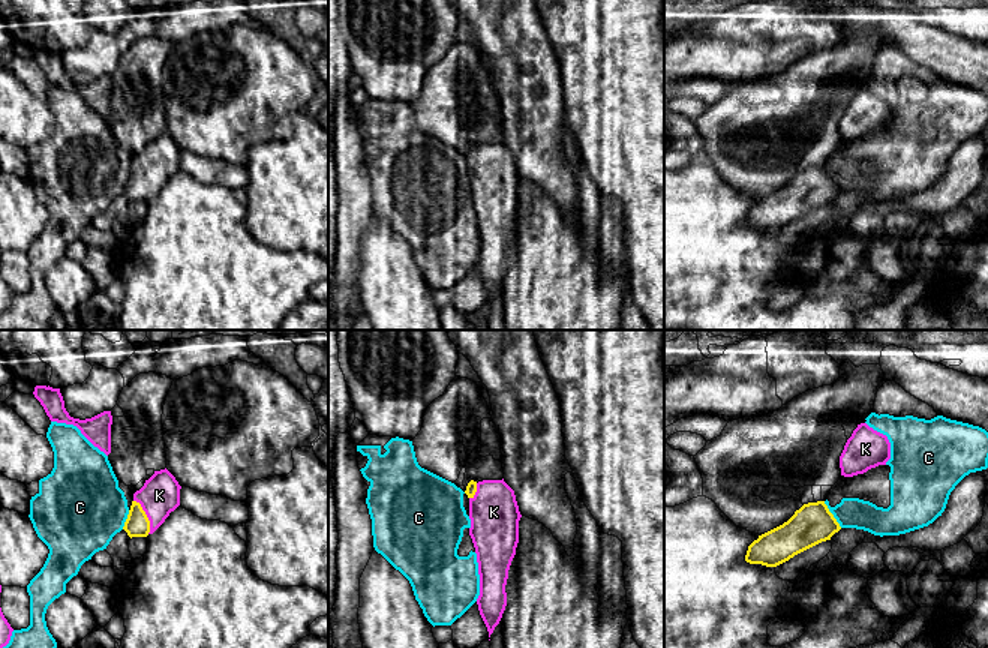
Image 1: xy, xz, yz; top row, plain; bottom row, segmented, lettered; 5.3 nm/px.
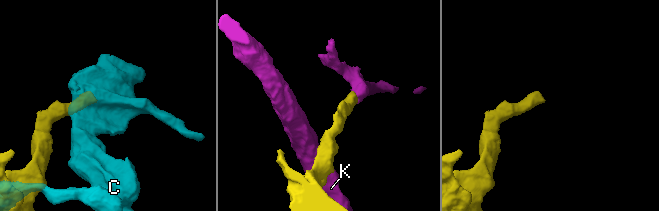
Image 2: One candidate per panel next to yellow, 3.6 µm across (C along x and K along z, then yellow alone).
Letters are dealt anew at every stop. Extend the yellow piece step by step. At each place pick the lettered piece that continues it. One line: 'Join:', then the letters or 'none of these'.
Join: K

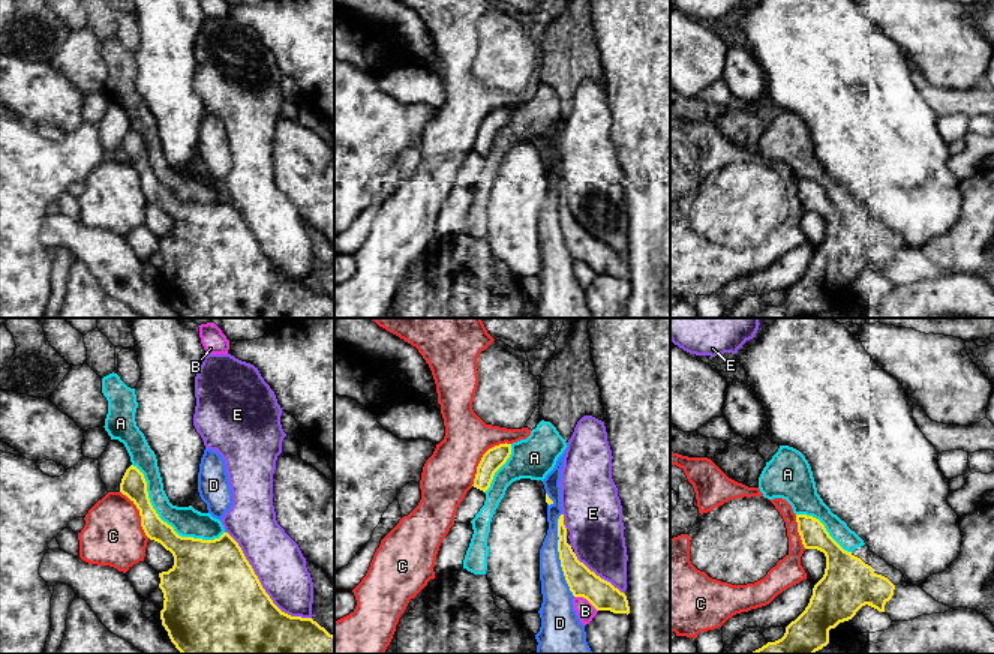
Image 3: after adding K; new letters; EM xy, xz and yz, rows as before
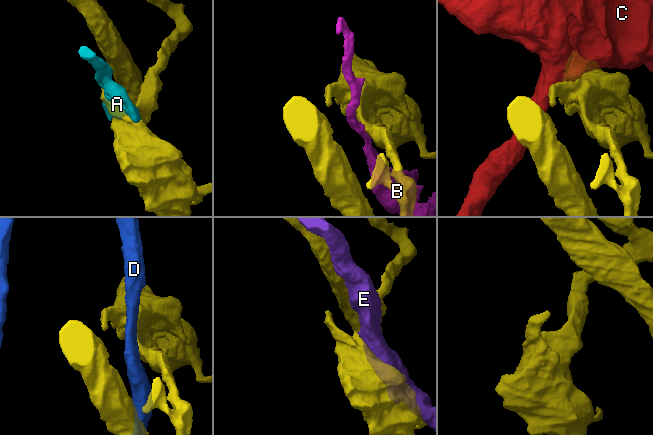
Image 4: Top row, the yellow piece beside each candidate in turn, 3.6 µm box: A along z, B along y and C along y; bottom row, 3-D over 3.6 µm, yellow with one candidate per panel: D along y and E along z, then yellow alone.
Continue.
Join: none of these

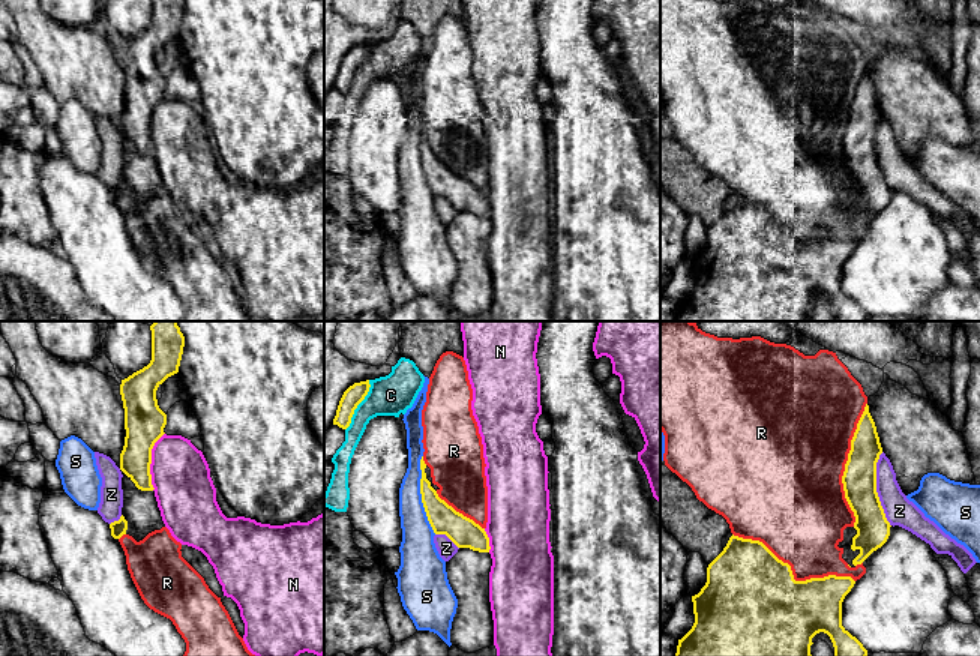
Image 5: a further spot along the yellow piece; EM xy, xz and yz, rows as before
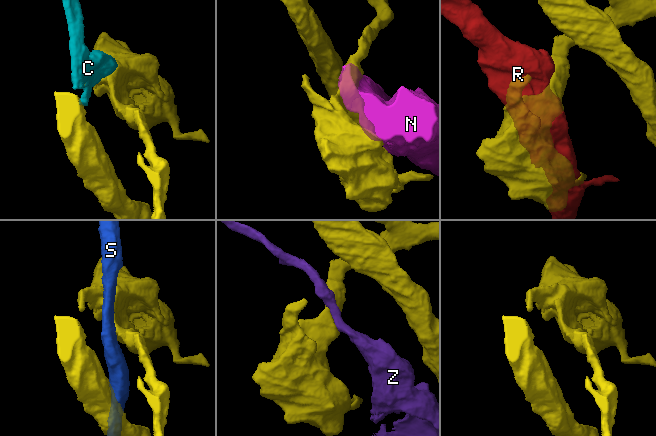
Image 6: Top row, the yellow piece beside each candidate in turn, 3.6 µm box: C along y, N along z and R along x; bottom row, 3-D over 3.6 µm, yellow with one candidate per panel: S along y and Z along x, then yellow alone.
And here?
Join: none of these

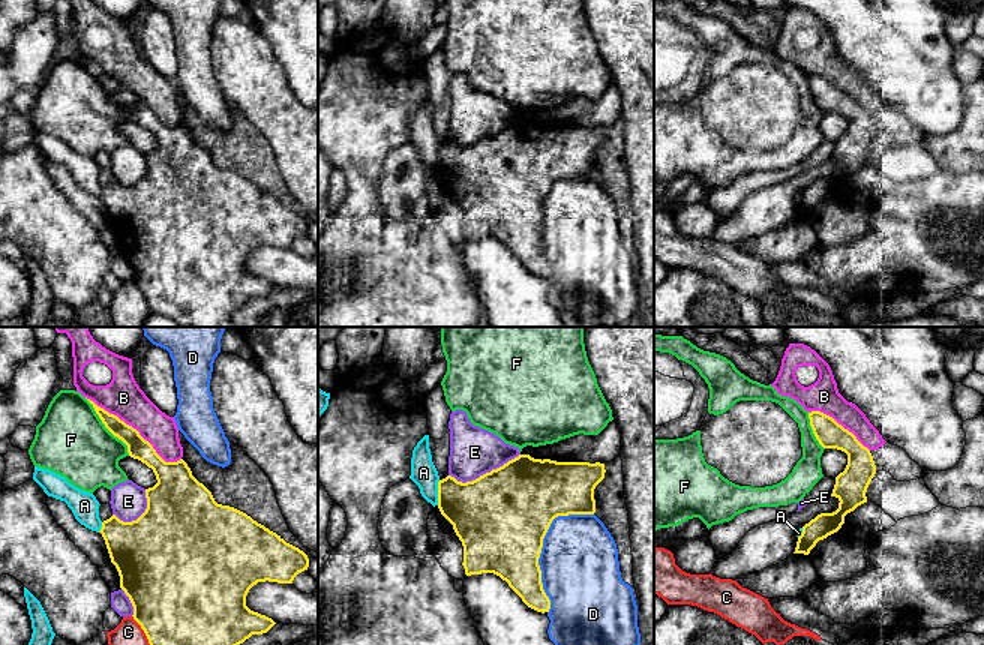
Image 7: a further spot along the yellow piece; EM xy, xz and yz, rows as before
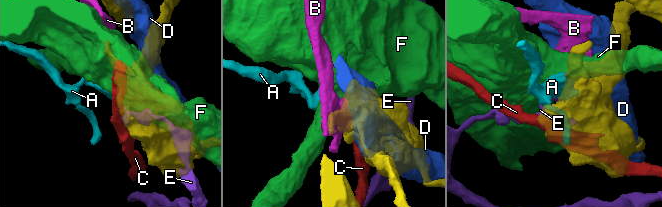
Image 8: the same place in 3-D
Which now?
Join: none of these

